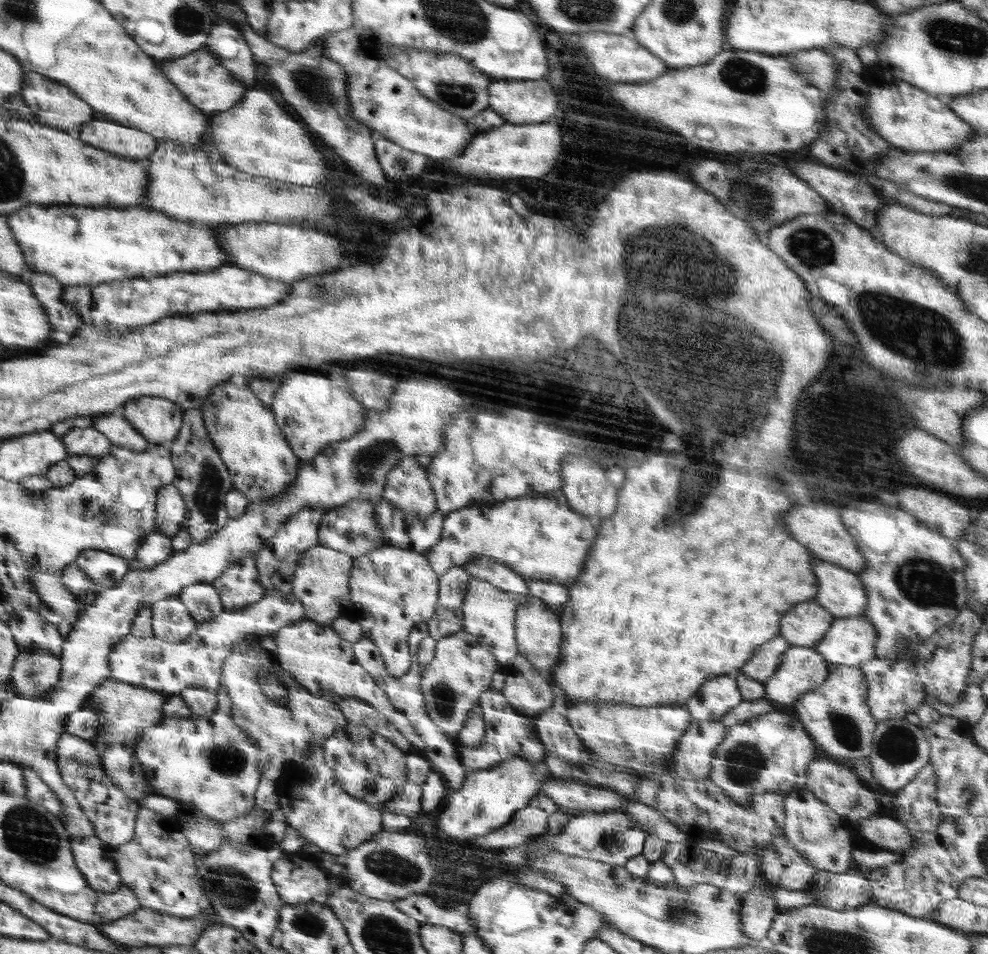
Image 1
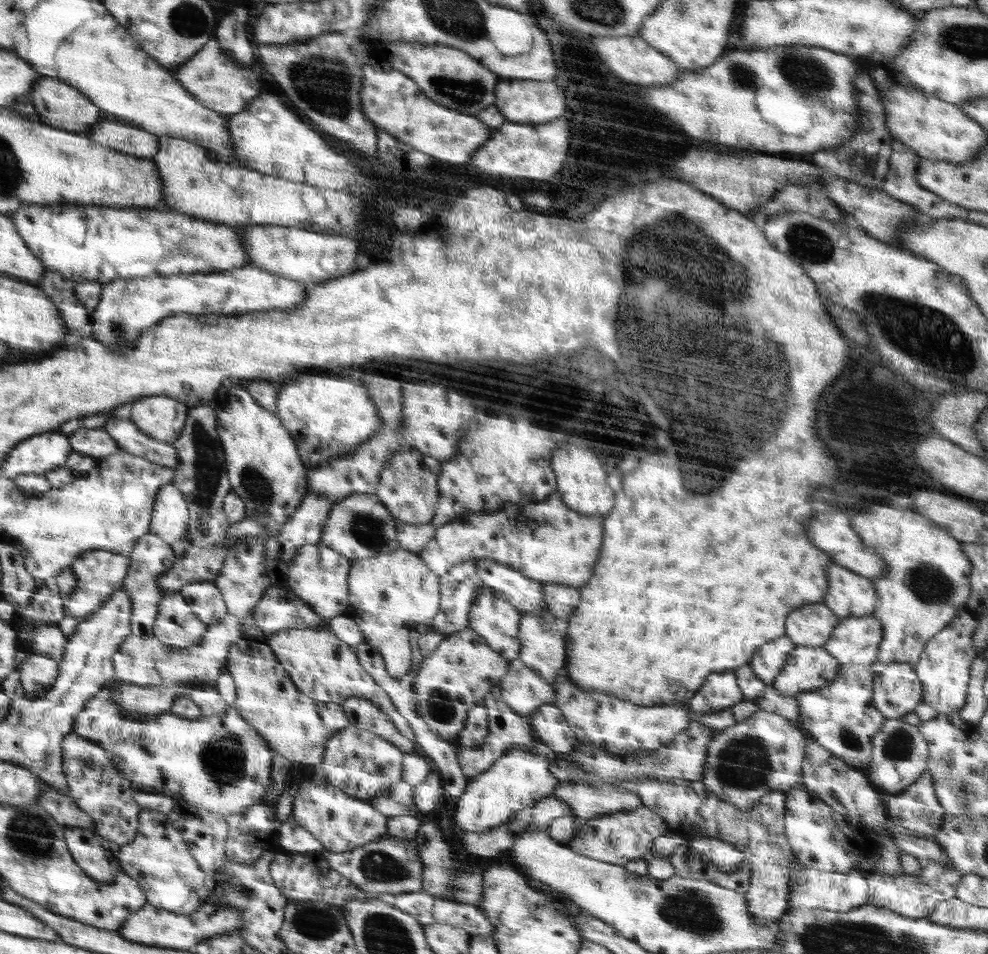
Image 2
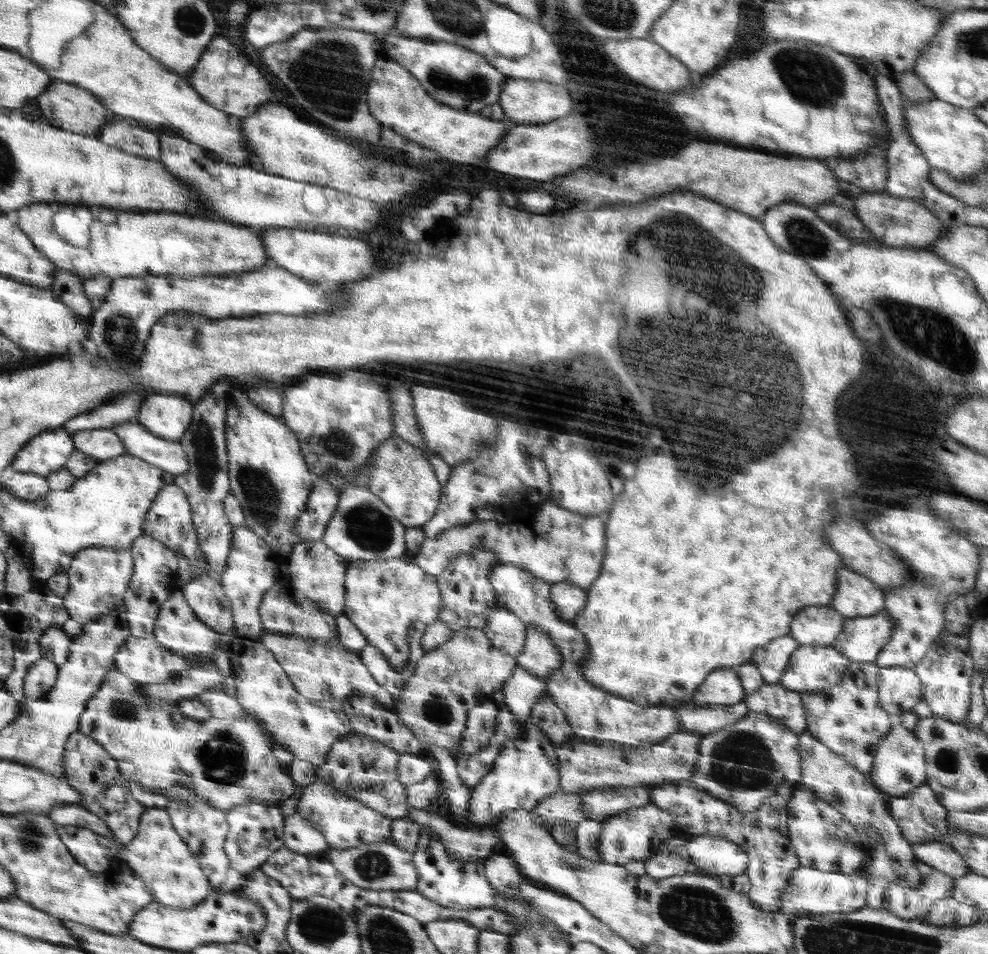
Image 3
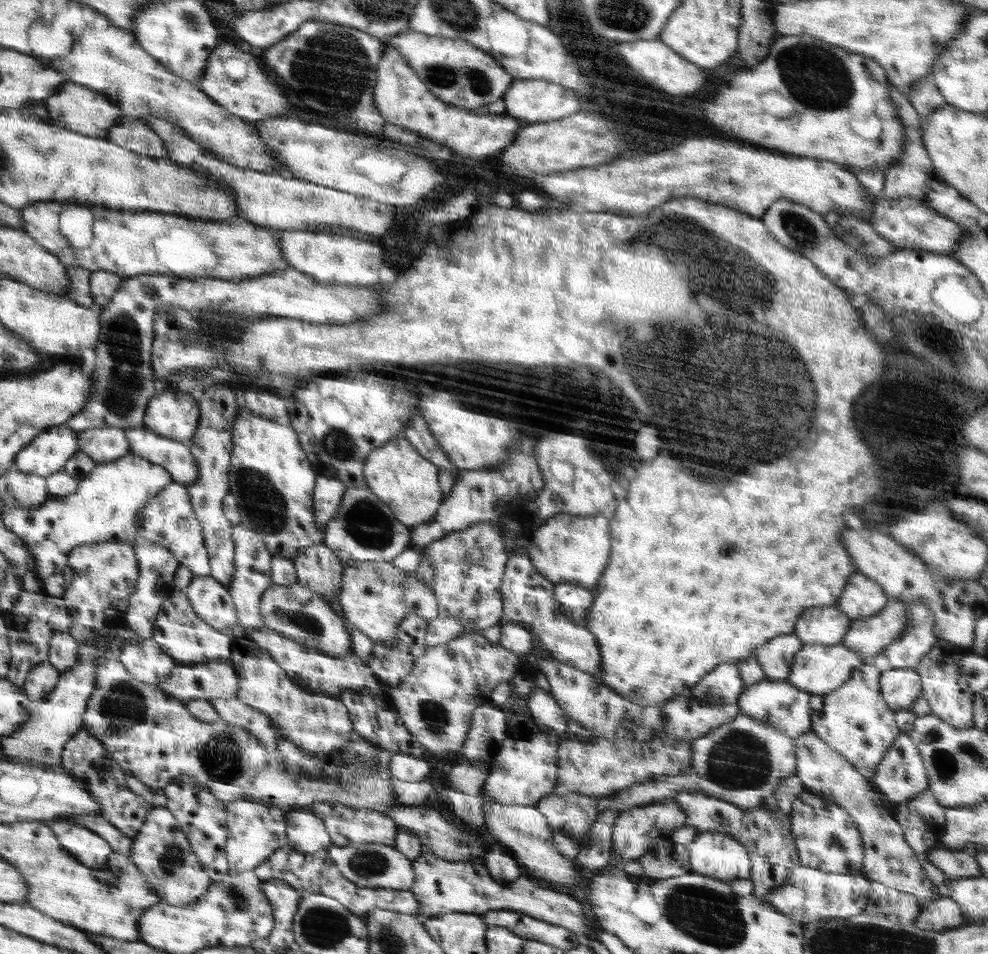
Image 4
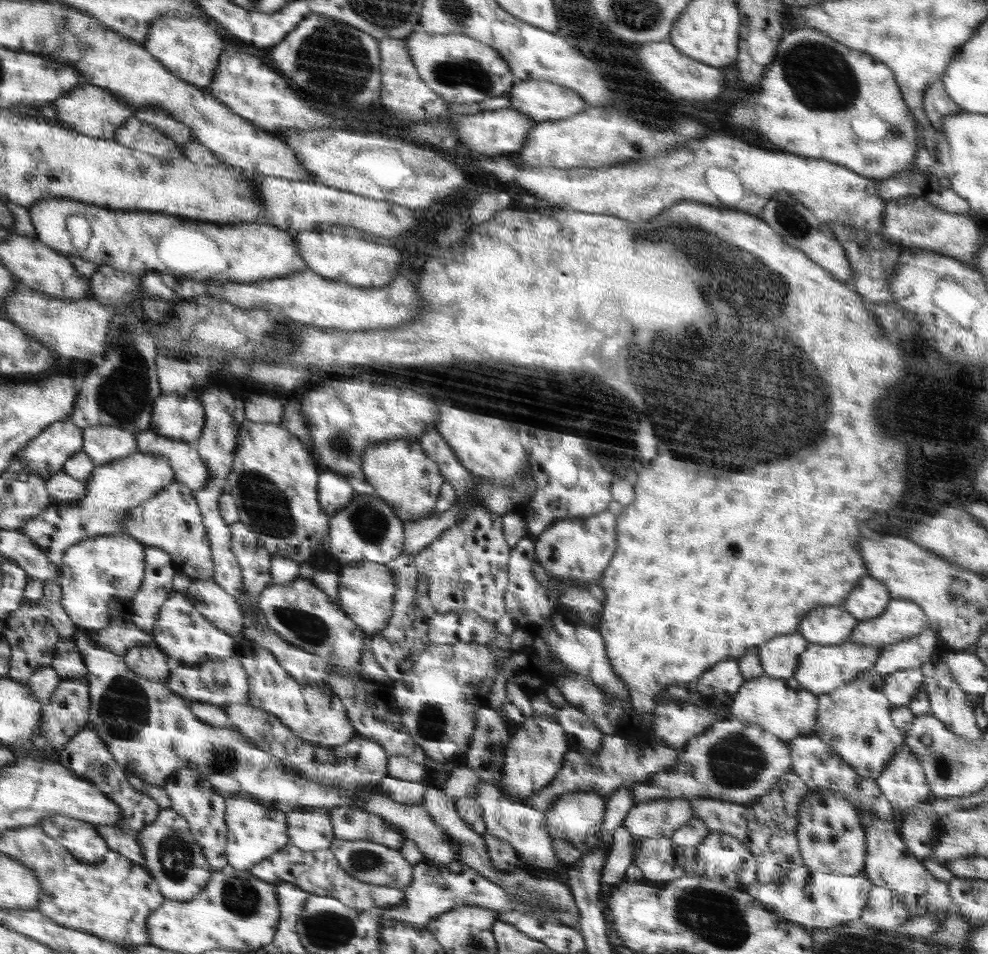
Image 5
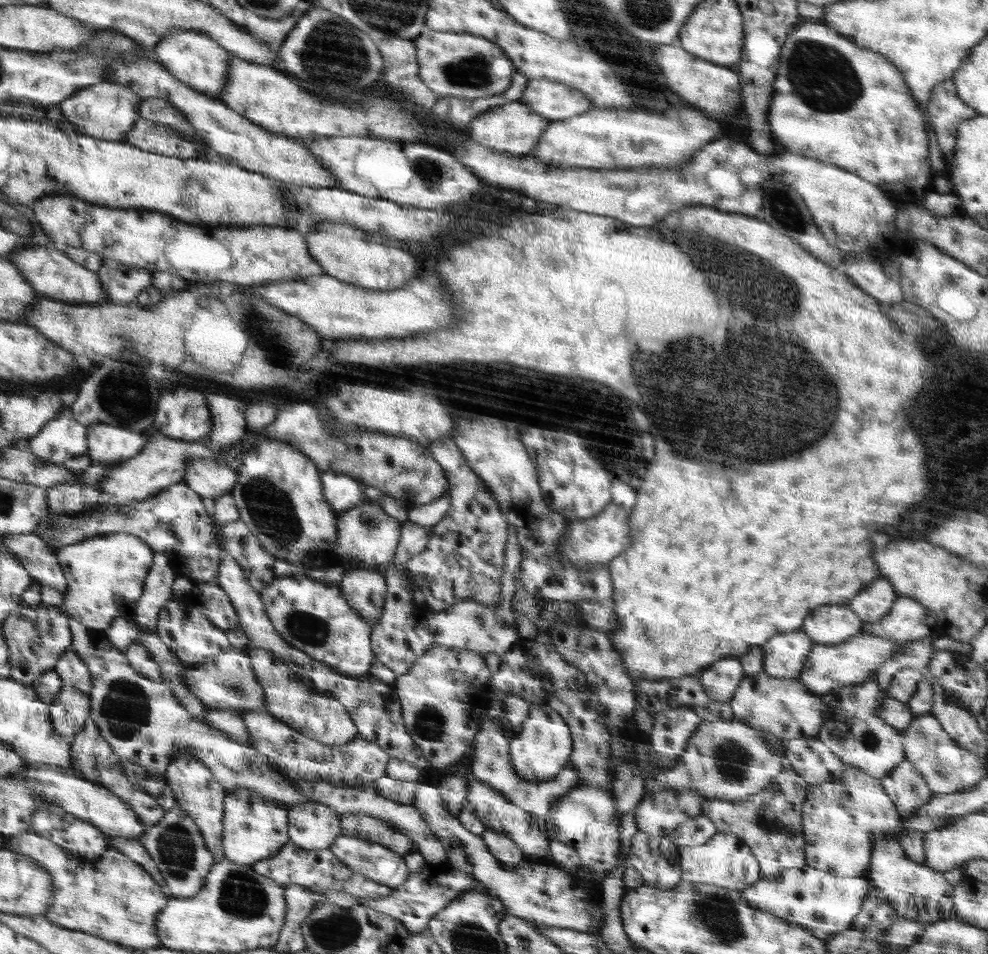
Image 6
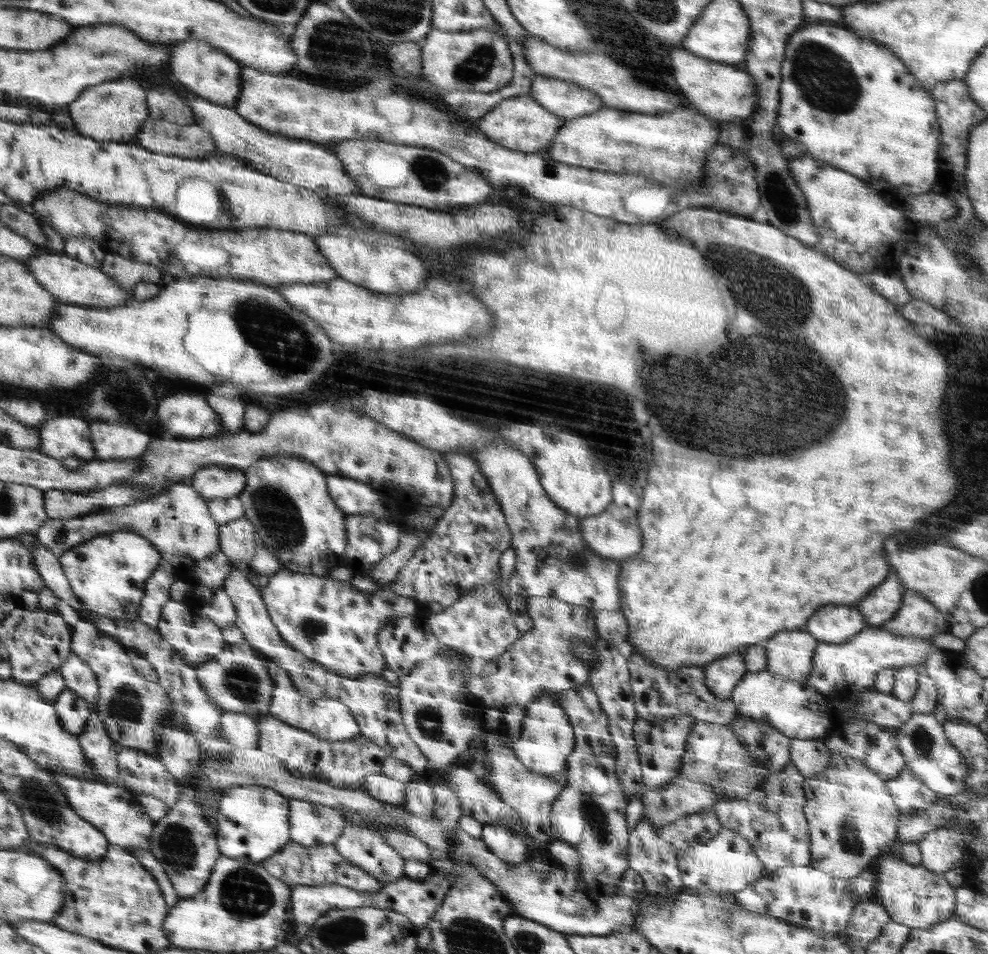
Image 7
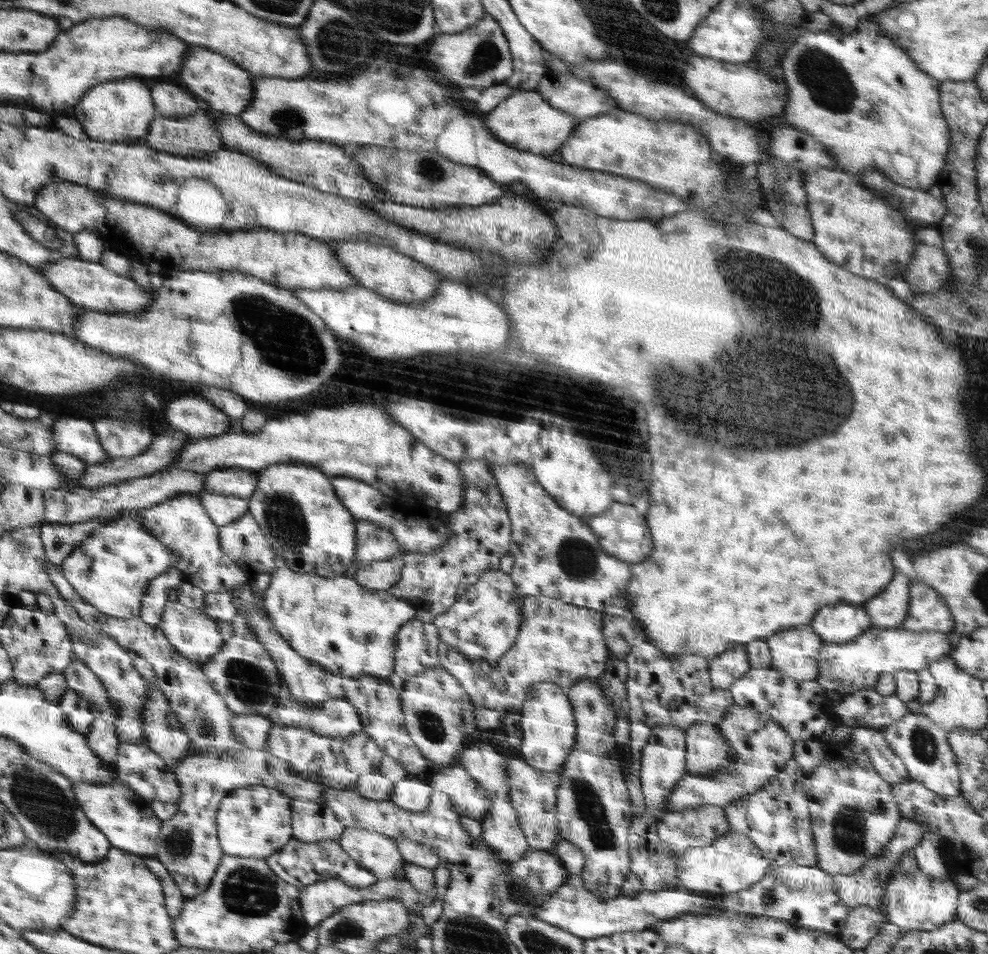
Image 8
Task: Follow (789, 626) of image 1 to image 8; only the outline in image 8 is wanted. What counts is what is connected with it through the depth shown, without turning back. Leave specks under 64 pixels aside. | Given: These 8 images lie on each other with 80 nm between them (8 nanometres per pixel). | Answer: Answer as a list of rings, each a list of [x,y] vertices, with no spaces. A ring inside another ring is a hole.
[[[848,603],[824,606],[809,624],[826,643],[847,643],[871,627],[871,620],[862,604]]]

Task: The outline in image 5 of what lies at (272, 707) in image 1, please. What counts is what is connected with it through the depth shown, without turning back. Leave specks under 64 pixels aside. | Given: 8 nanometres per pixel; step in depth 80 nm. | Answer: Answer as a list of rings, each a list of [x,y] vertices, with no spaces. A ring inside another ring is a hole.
[[[244,639],[242,644],[234,644],[234,653],[243,660],[243,666],[251,676],[251,707],[275,714],[280,722],[312,745],[342,746],[358,735],[340,698],[328,687],[296,683],[272,651],[251,640]]]

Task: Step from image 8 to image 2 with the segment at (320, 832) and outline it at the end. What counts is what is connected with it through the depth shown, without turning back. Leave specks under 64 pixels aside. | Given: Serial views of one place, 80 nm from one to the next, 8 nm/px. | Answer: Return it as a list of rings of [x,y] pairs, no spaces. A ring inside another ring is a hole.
[[[293,816],[282,822],[280,829],[281,851],[292,851],[295,853],[317,853],[325,852],[324,846],[316,840],[310,832],[304,830]]]

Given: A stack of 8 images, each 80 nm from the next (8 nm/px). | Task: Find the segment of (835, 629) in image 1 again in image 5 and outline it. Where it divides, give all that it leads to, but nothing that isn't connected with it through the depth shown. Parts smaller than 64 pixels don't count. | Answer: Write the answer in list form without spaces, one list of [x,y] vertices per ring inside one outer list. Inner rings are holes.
[[[897,598],[888,603],[880,616],[858,621],[848,640],[879,648],[915,637],[928,628],[929,620],[920,606],[910,600]]]

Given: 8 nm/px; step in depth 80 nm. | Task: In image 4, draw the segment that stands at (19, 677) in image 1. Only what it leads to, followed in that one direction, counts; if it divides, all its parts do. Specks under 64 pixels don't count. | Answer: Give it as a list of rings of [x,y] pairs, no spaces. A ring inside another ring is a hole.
[[[48,662],[30,670],[30,674],[28,674],[23,685],[23,690],[26,692],[28,699],[33,702],[44,702],[44,700],[47,700],[52,690],[57,686],[59,674],[58,670]]]

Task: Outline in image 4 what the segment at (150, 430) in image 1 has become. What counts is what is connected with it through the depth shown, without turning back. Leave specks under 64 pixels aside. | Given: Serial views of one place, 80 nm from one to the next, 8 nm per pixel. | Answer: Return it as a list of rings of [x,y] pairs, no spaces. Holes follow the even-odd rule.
[[[166,391],[151,398],[143,426],[156,434],[186,442],[199,424],[199,405],[180,391]]]

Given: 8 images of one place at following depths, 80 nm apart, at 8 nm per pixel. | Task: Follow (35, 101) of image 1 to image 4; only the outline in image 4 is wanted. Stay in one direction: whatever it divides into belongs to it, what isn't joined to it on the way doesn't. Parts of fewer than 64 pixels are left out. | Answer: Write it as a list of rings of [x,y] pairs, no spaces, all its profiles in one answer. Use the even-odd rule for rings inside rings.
[[[70,81],[44,100],[44,106],[48,110],[51,123],[54,122],[56,126],[67,127],[68,130],[79,131],[80,134],[93,137],[106,138],[110,129],[116,126],[118,118],[124,115],[120,107],[106,96]]]

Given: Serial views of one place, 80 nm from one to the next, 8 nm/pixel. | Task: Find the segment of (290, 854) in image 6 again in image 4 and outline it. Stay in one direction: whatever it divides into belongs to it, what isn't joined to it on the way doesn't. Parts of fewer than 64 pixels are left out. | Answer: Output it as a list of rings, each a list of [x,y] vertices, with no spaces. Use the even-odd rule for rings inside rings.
[[[283,846],[275,850],[262,864],[254,867],[255,873],[263,881],[282,879],[304,898],[314,893],[328,895],[343,903],[352,914],[364,916],[373,910],[391,910],[395,913],[417,916],[421,909],[421,902],[411,890],[392,888],[364,888],[350,882],[339,871],[339,867],[331,861],[327,849],[320,849],[312,854],[304,854],[290,846]]]

